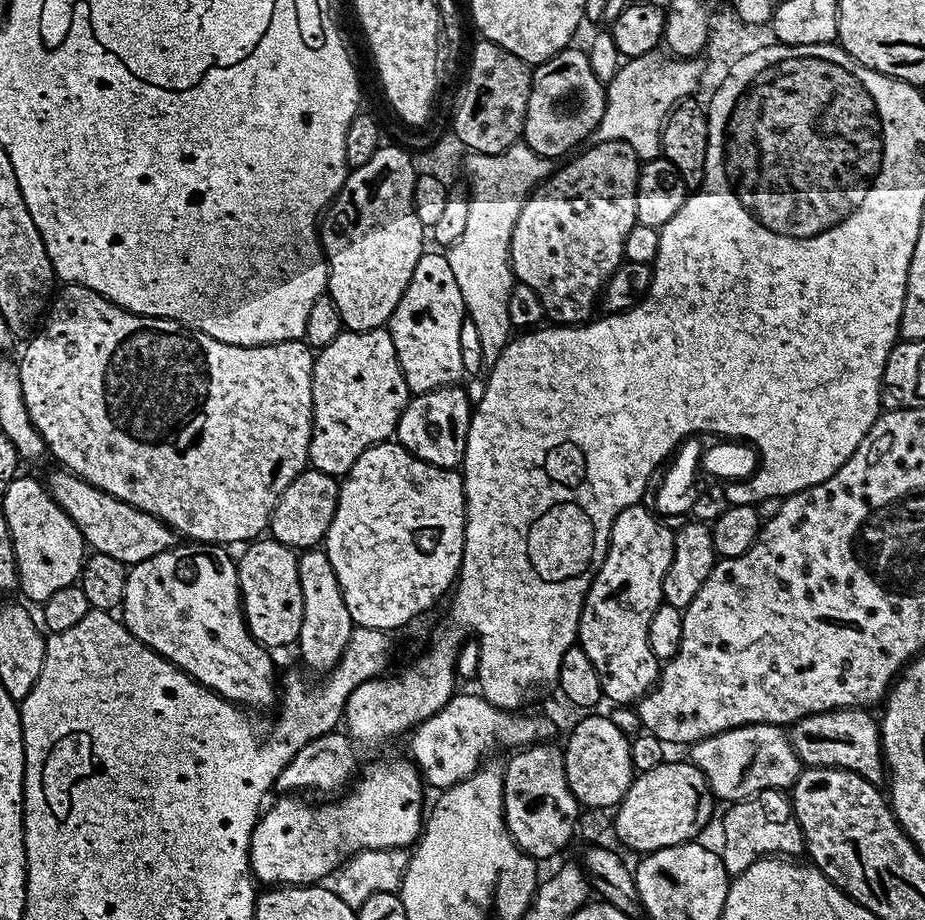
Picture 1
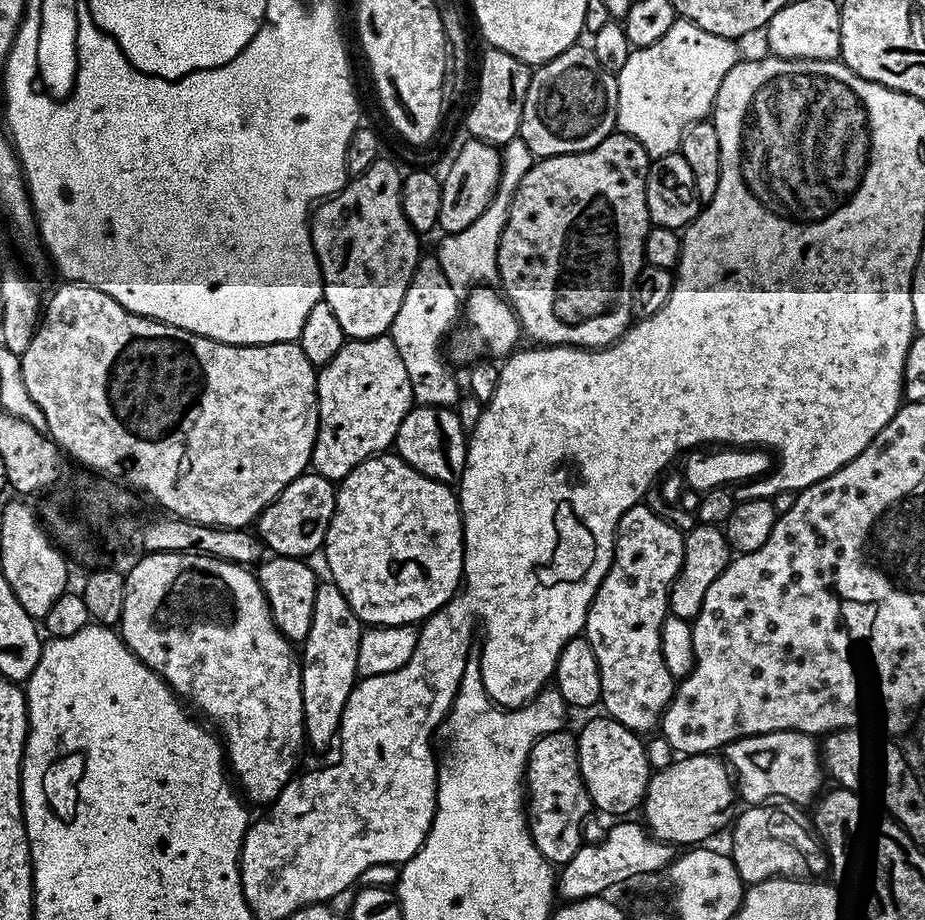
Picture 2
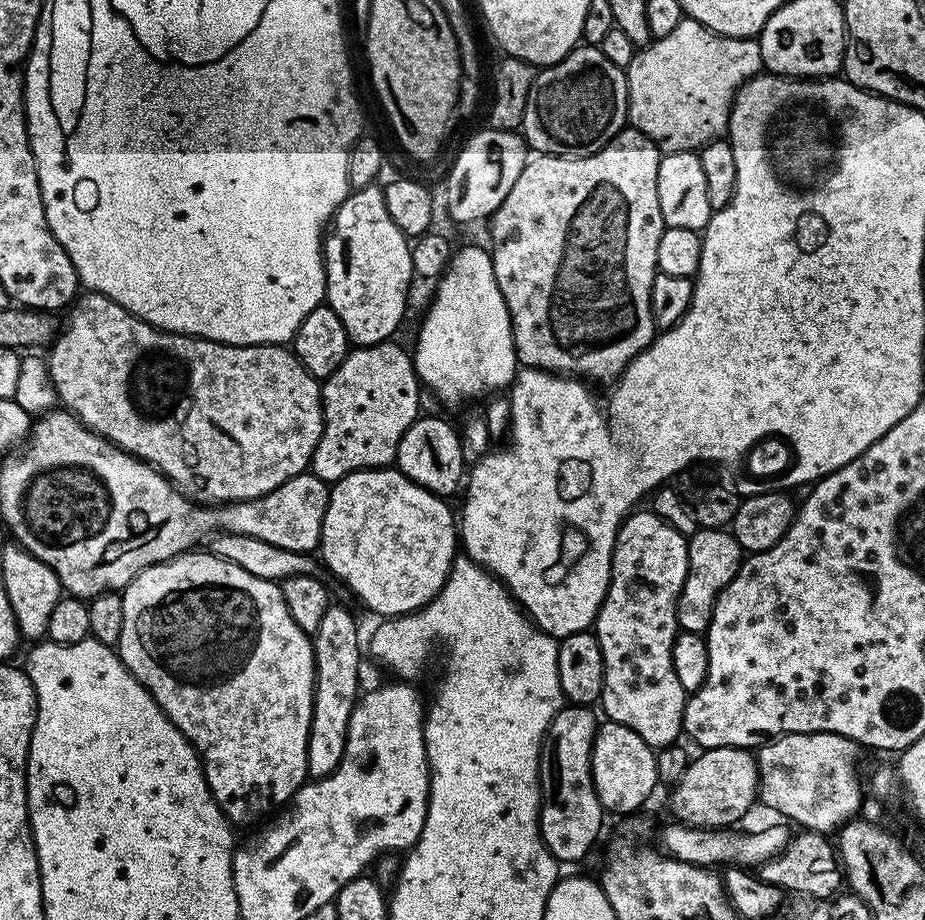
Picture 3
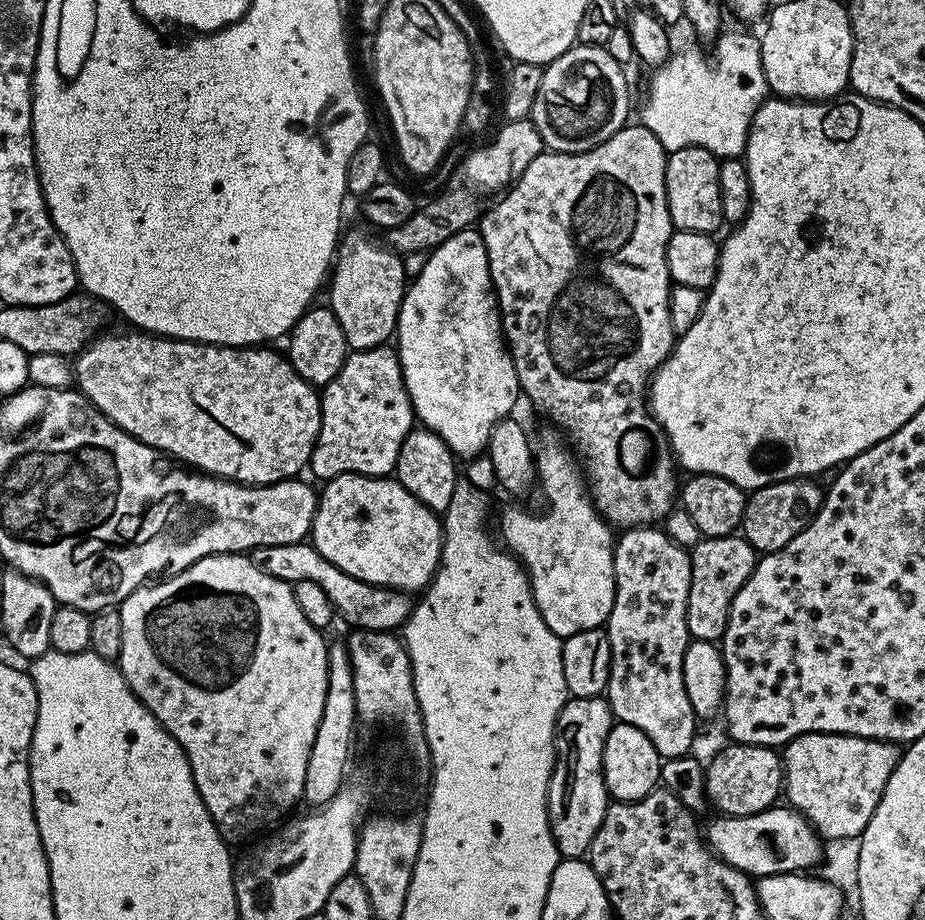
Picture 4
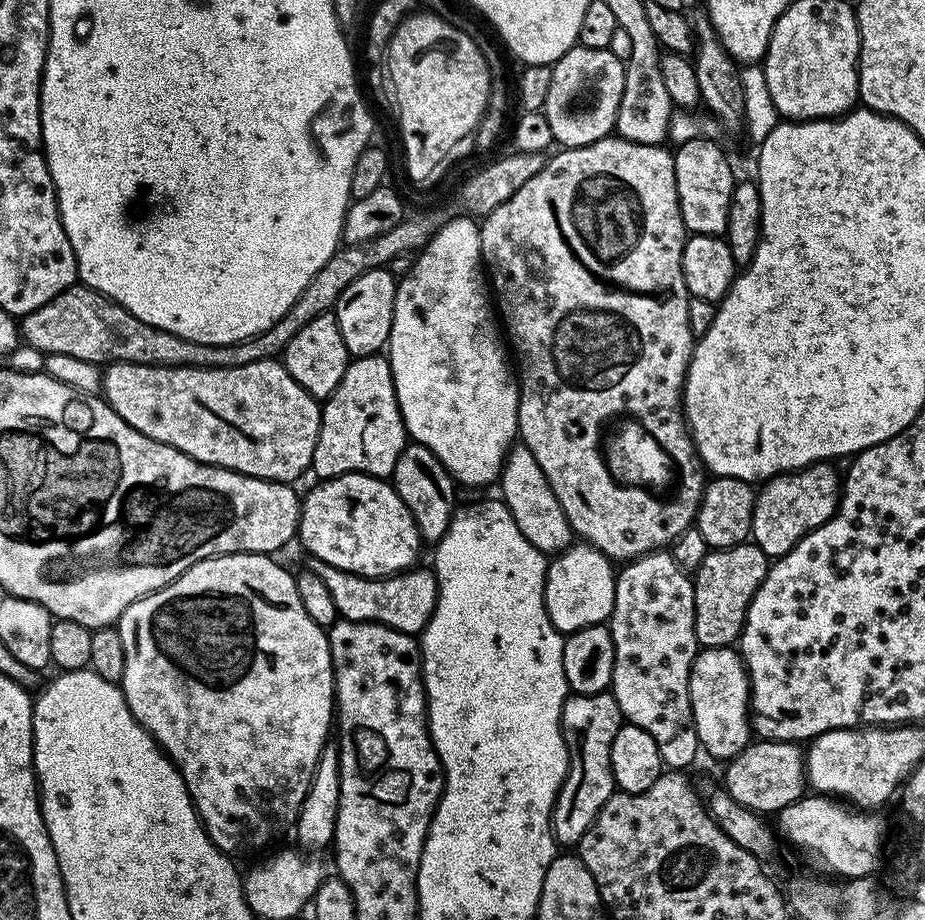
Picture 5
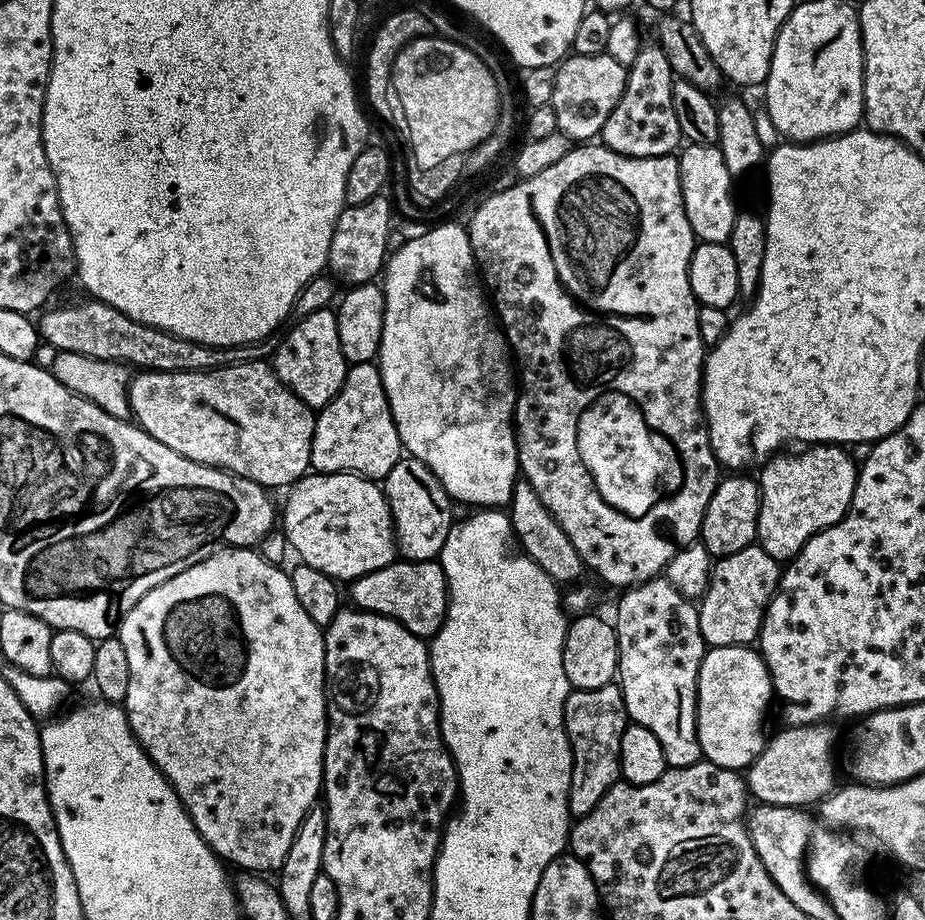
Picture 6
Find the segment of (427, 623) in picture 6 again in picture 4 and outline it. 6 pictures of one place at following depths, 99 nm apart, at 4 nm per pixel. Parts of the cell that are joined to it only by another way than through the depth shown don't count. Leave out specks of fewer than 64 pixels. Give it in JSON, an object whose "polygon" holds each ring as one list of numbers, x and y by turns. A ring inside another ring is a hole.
{"polygon":[[311,542,283,544,269,548,253,548,250,559,266,574,282,582,295,586,298,582,314,582,326,590,330,602,336,607,337,617,356,630,366,632,392,632,403,629,408,615,412,613,414,600,407,592,396,588,379,588,376,584,367,584,334,566,313,546]]}

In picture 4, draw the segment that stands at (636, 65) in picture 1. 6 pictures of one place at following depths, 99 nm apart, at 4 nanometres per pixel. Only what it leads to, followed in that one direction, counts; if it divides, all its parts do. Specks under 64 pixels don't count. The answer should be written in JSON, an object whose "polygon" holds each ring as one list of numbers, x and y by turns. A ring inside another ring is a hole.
{"polygon":[[727,32,721,33,713,43,714,62,700,49,688,46,677,49,667,63,651,73,650,92,640,122,658,138,665,152,698,147,710,150,720,160,739,159,743,155,753,114,767,99,770,89,762,66,759,37,746,32]]}

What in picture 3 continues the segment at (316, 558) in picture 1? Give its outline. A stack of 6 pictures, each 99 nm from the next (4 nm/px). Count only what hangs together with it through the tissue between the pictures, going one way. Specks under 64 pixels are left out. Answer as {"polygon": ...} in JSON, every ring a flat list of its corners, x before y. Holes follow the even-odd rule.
{"polygon":[[333,603,311,637,316,685,314,686,314,706,310,718,310,734,306,746,306,766,312,778,329,776,342,762,346,750,346,738,350,726,350,714,354,710,360,688,360,652,362,656,362,636,356,629,356,620,343,608]]}

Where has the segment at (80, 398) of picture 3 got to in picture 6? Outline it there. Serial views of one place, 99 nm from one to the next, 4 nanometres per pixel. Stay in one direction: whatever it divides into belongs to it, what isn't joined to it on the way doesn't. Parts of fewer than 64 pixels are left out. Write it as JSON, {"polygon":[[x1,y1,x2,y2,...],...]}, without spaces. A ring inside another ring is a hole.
{"polygon":[[262,360,242,362,241,364,226,366,218,370,210,370,209,372,137,371,128,382,128,406,135,423,143,428,146,434,150,434,158,442,162,442,162,446,170,446,170,450,174,450,194,462,209,464,211,468,219,468,231,474,233,477,252,480,265,490,273,490,272,488,281,488,281,490,287,489,309,471,312,462,312,439,314,438,314,426,316,425,316,417,313,409,303,404,303,402,278,379,276,372,272,369,271,363]]}

